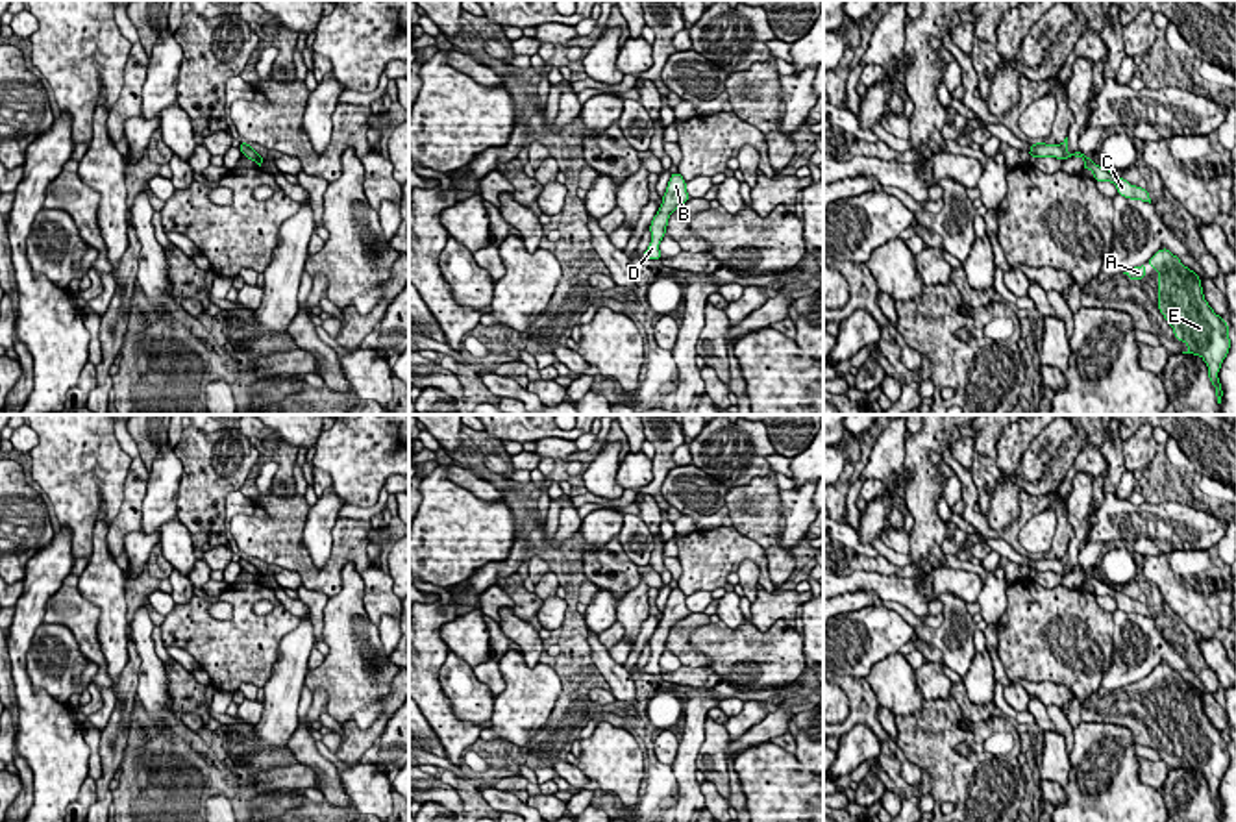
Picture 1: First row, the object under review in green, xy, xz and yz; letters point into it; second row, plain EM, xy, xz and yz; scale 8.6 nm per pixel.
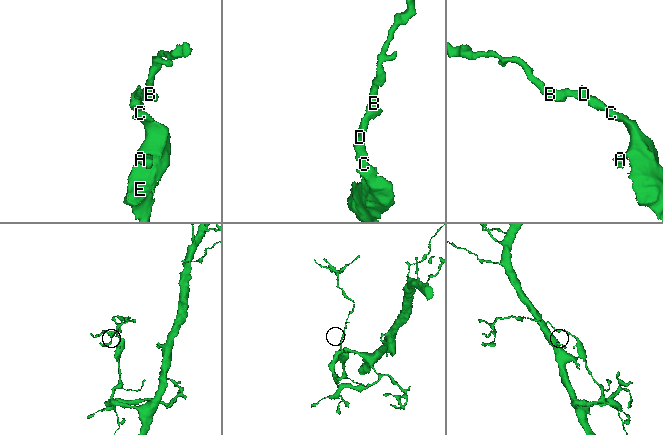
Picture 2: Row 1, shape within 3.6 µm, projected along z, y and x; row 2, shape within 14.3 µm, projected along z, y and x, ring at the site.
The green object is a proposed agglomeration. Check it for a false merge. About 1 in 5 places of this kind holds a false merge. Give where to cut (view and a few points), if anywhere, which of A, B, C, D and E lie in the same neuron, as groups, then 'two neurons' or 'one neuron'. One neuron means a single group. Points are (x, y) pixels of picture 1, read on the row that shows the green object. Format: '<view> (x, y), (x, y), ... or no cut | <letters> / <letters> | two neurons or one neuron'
no cut | A B C D E | one neuron

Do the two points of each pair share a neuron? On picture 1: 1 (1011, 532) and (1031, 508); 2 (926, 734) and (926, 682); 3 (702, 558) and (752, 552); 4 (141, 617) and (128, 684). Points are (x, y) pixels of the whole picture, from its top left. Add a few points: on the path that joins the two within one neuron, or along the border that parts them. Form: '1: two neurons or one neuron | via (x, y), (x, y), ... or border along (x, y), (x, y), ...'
1: one neuron | via (1016, 526), (1025, 513)
2: two neurons | border along (950, 695), (939, 700), (924, 700)
3: one neuron | via (715, 554), (739, 552)
4: two neurons | border along (132, 641), (135, 648)

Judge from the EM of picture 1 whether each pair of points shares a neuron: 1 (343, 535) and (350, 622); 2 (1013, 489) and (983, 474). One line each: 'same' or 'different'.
1: different
2: different

